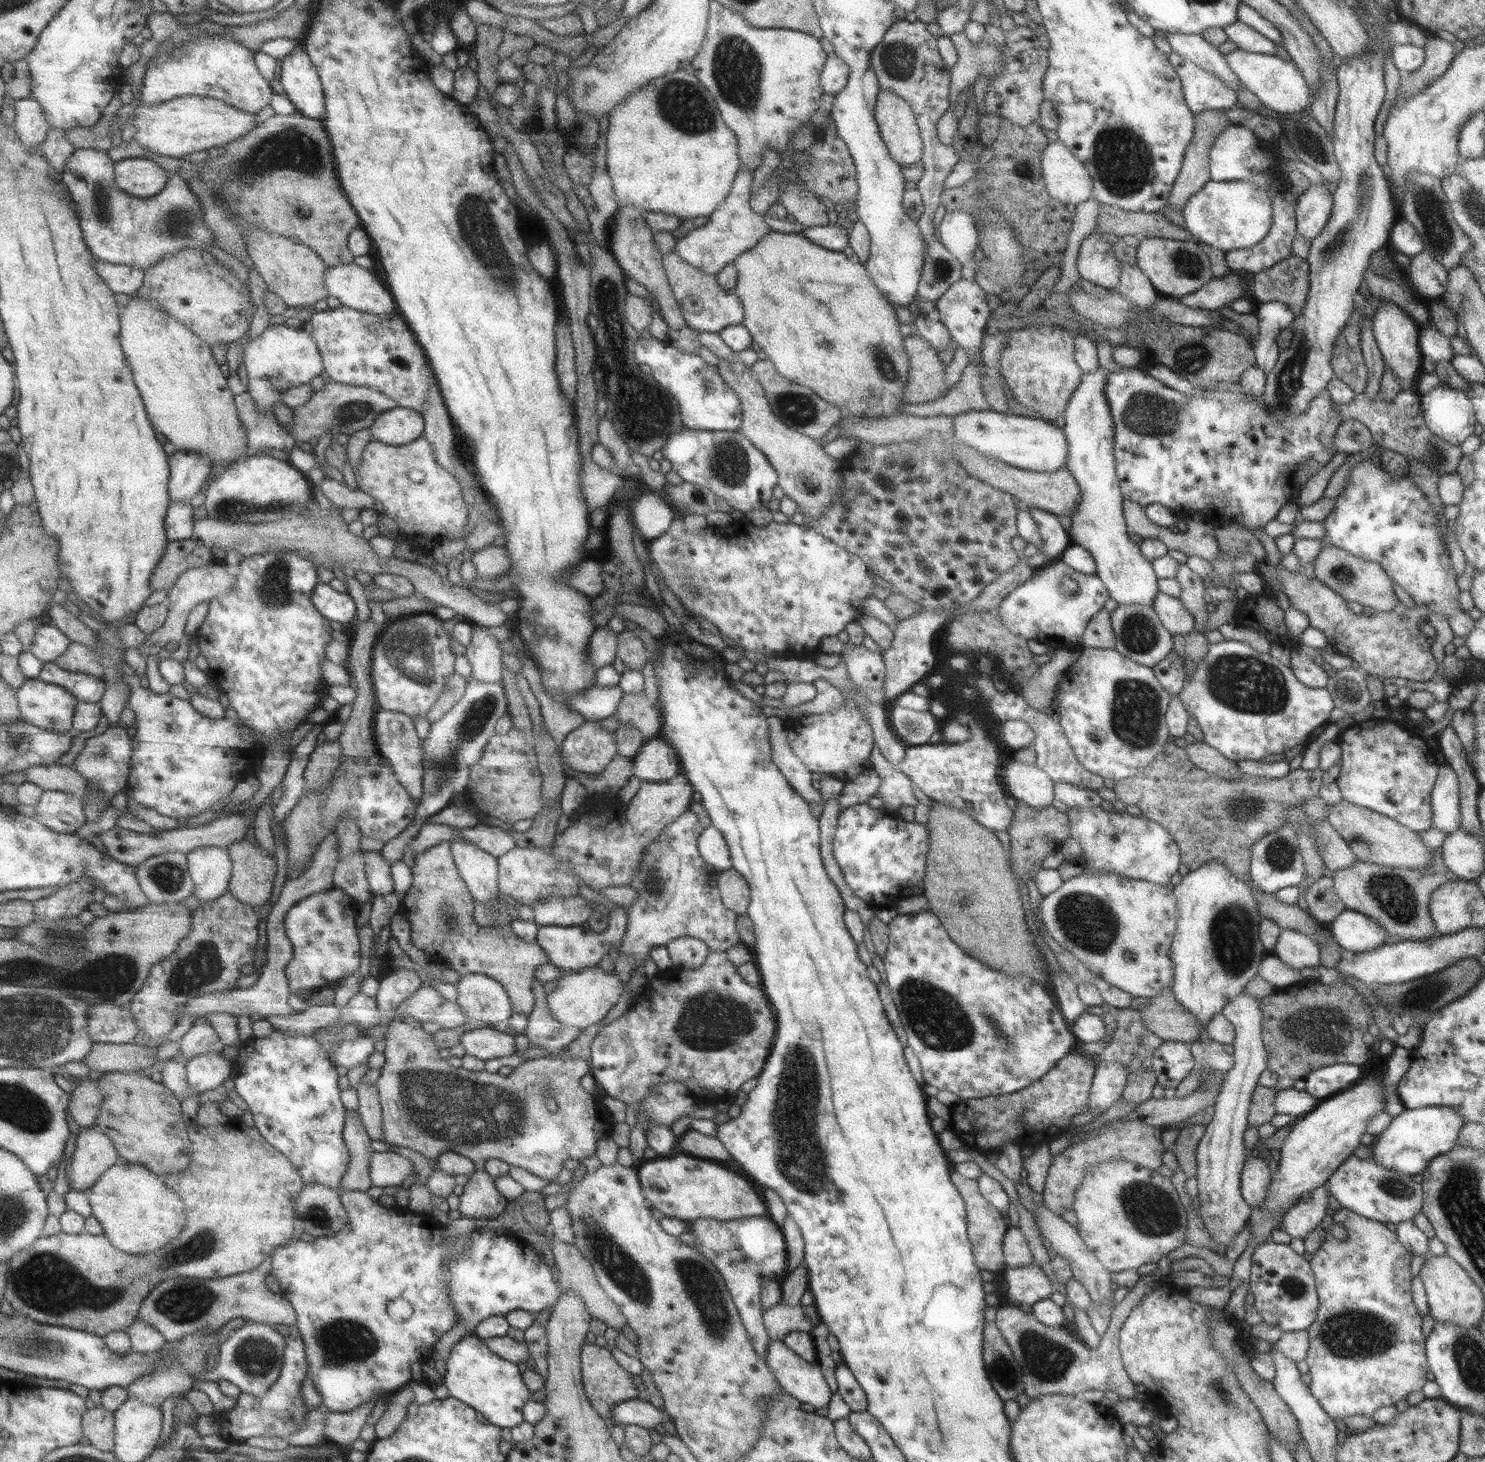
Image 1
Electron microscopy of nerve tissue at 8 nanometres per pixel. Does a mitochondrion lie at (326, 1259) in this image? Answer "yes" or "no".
no

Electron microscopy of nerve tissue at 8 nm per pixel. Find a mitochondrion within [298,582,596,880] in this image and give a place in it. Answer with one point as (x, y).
(413, 646)

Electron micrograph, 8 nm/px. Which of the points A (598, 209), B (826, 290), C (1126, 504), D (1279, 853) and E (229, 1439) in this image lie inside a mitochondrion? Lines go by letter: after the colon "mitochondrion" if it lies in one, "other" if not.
A: other
B: other
C: other
D: mitochondrion
E: other

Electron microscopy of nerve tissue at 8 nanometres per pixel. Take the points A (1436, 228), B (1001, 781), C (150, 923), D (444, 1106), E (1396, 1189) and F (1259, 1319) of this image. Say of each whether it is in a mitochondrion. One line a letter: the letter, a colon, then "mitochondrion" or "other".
A: mitochondrion
B: other
C: other
D: mitochondrion
E: mitochondrion
F: other

